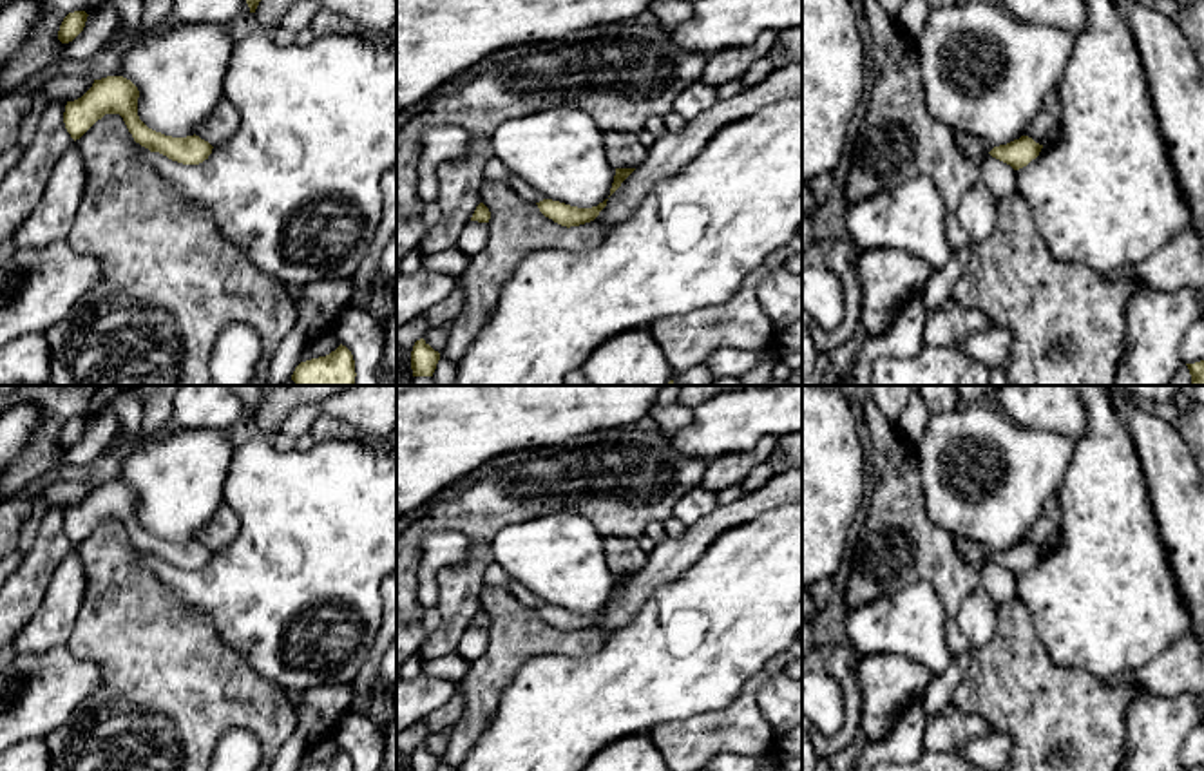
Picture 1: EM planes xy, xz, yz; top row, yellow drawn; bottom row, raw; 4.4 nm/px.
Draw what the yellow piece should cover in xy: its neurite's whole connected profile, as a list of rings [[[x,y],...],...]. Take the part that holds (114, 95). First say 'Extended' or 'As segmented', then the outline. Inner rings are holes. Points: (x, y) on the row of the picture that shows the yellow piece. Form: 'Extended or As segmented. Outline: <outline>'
As segmented. Outline: [[[123,76],[94,80],[78,100],[67,101],[63,123],[71,138],[80,139],[105,114],[119,114],[134,141],[183,165],[199,165],[212,154],[212,145],[199,136],[172,138],[148,128],[138,116],[138,87]]]

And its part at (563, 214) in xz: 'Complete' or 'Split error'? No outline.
Complete

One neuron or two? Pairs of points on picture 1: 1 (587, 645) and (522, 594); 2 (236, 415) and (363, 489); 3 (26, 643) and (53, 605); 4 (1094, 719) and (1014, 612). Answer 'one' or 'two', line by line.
1: two
2: two
3: one
4: one

